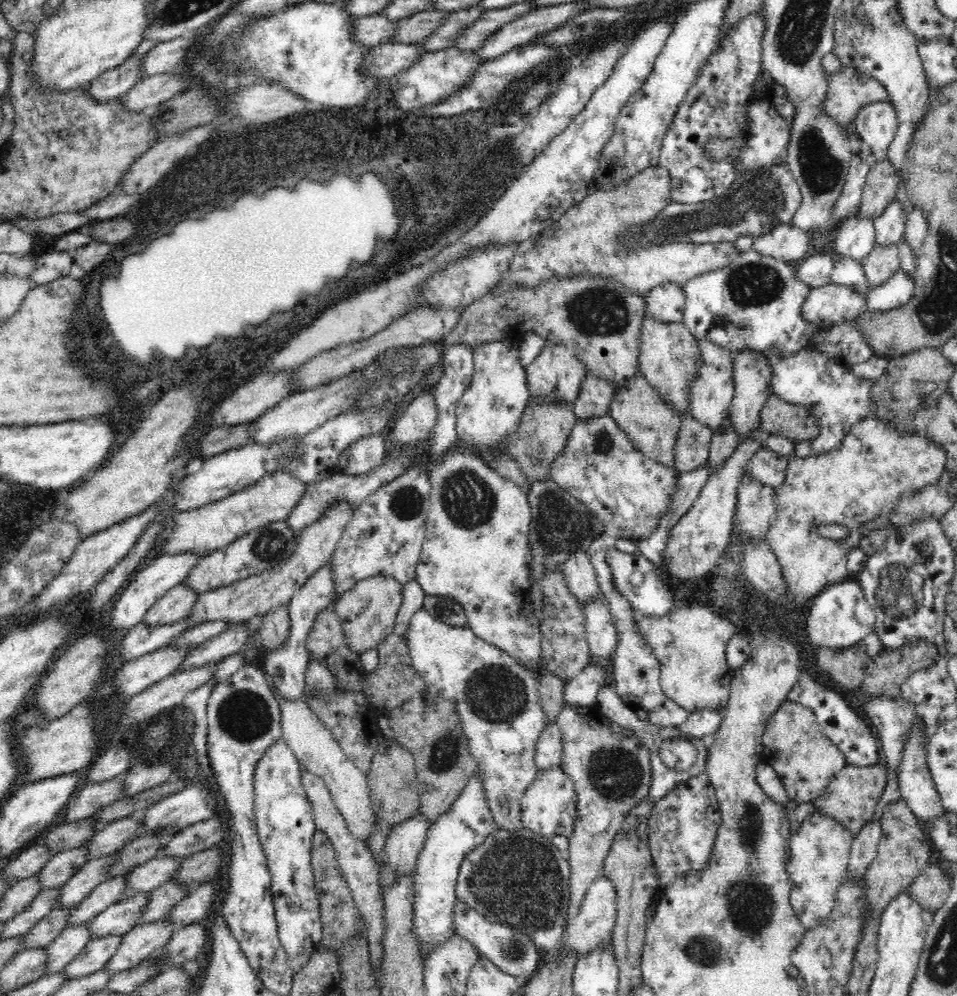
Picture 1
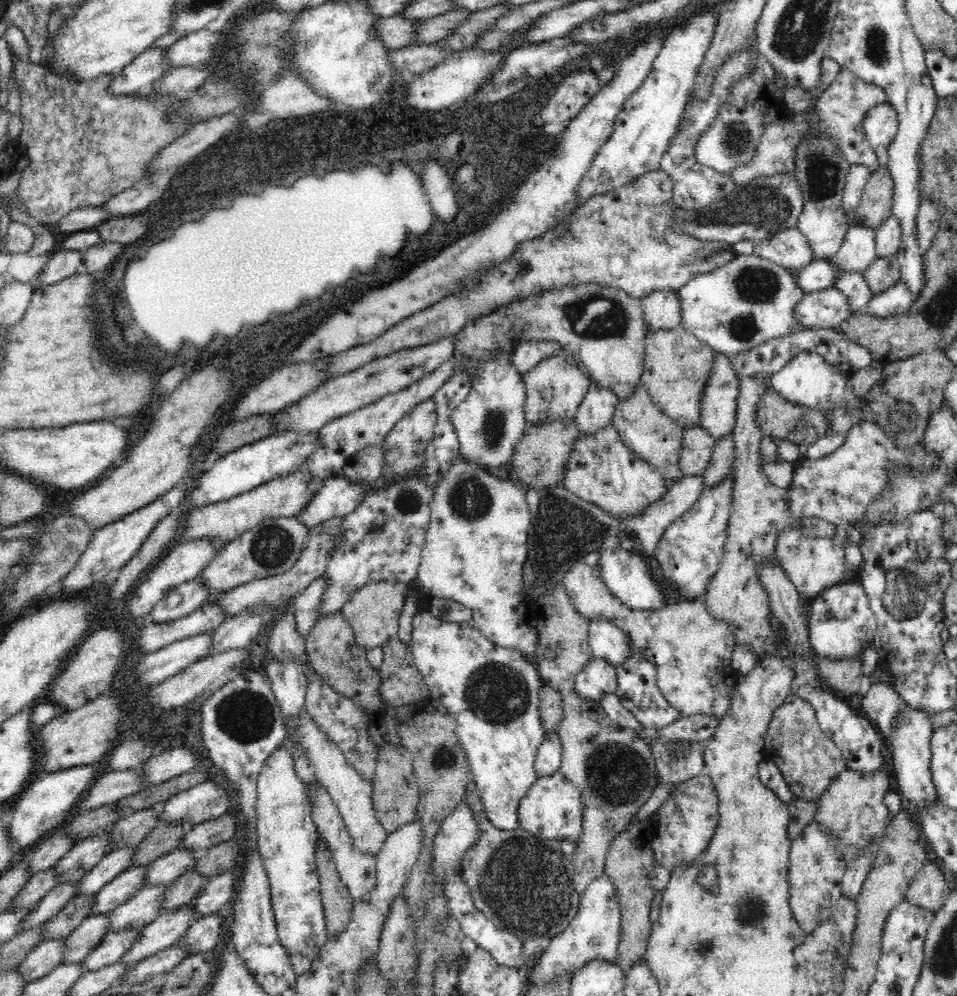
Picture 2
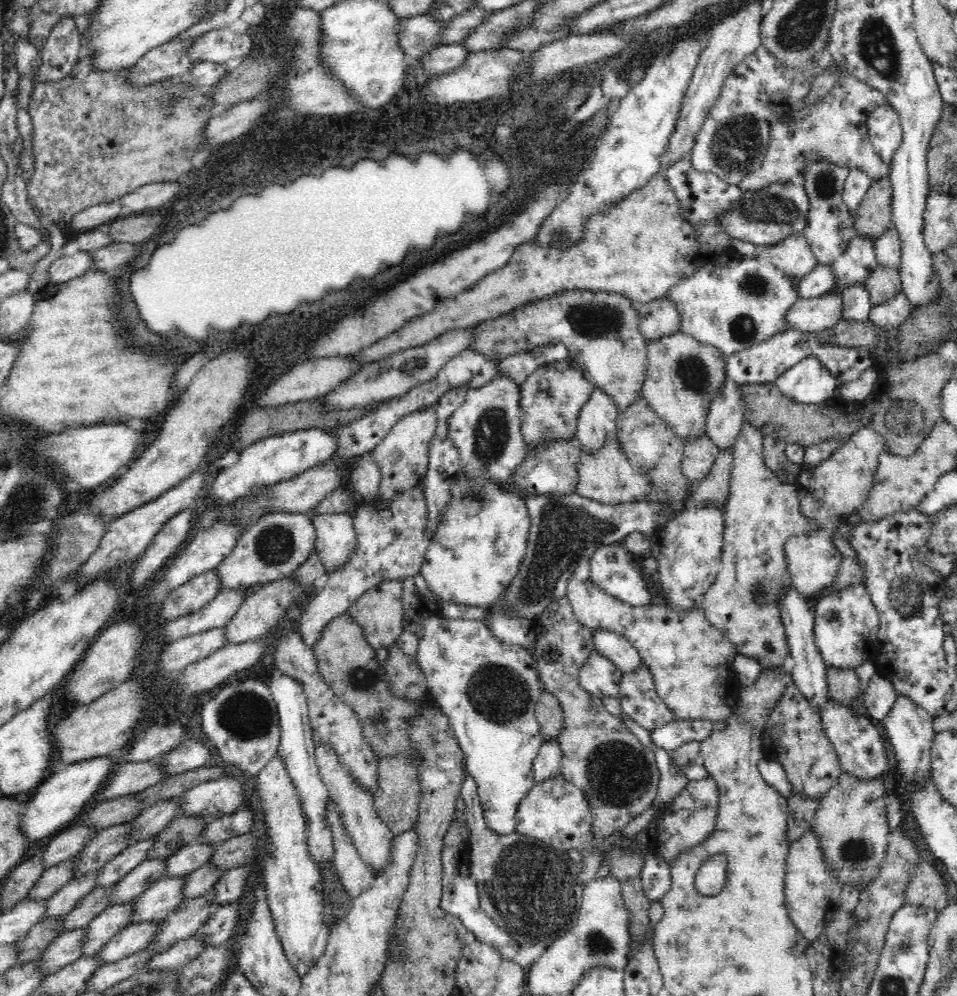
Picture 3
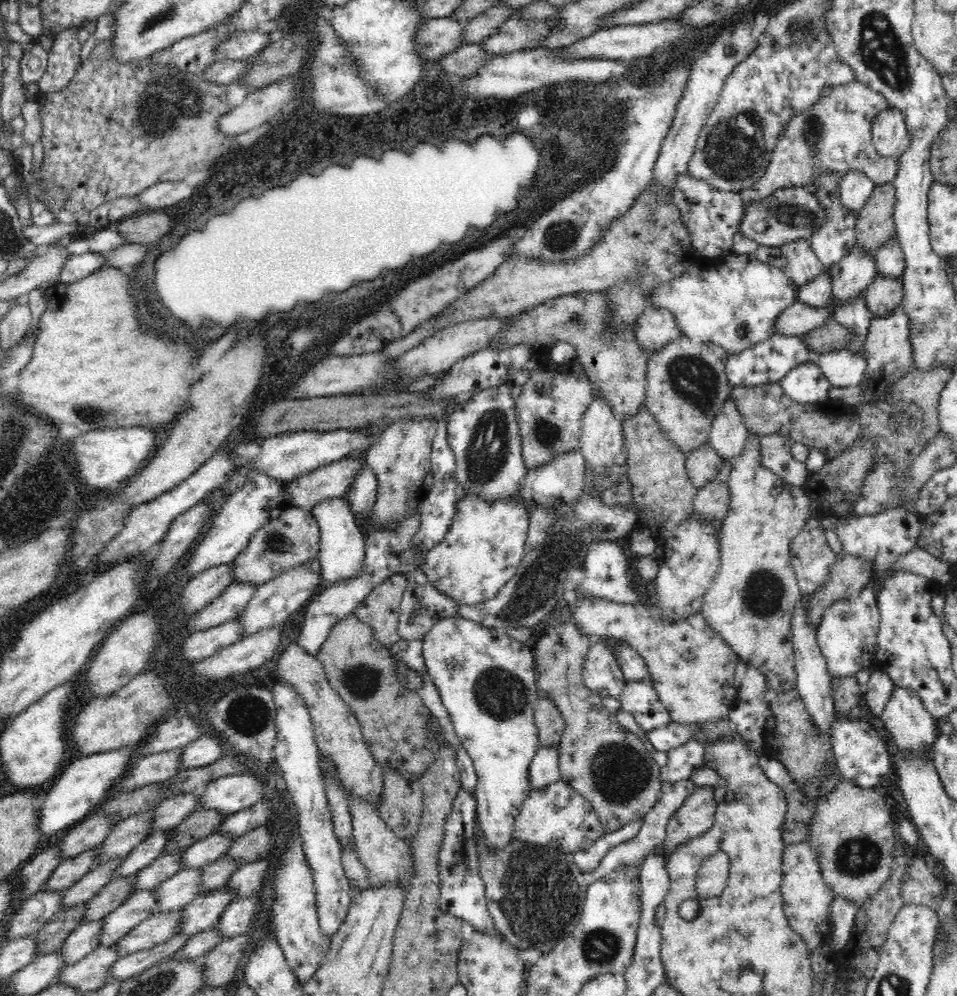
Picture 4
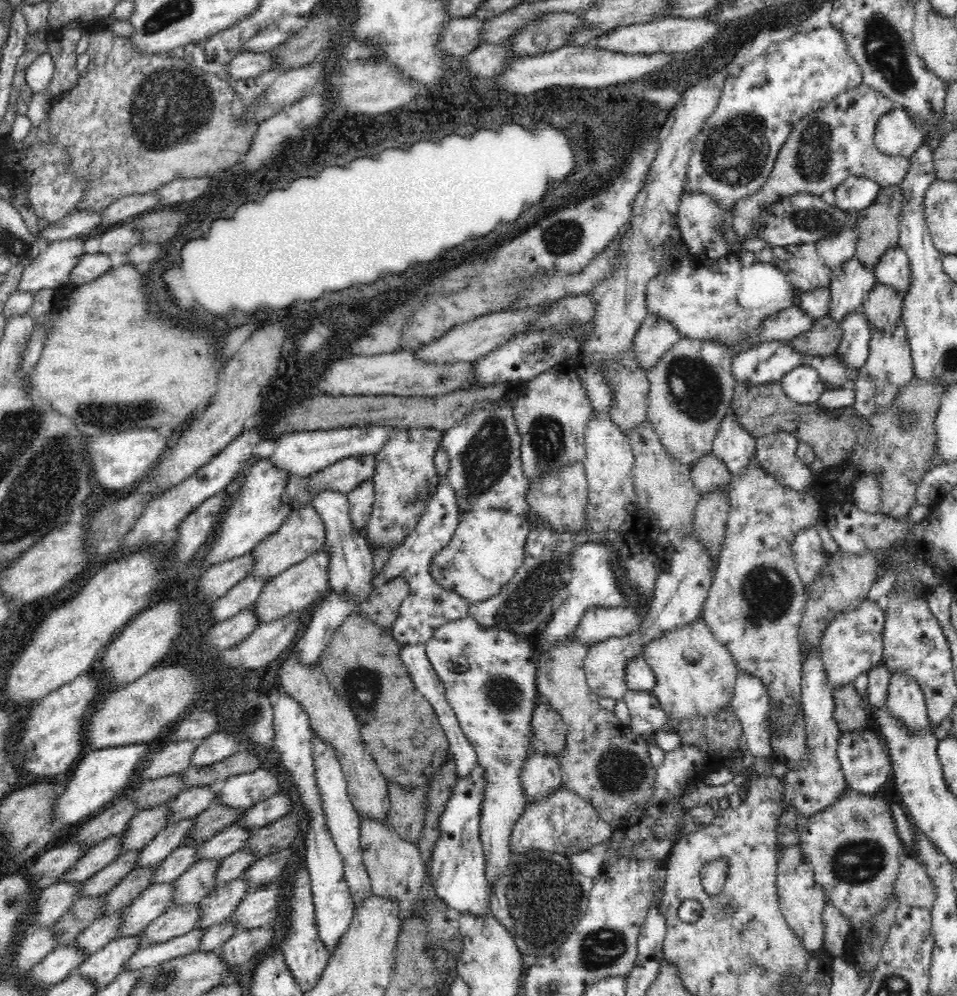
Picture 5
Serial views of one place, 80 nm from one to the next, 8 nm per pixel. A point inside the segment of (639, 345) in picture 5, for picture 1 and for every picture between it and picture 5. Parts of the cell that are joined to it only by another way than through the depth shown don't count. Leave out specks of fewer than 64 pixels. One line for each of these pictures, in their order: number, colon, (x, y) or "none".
1: (666, 302)
2: (662, 310)
3: (658, 318)
4: (656, 326)

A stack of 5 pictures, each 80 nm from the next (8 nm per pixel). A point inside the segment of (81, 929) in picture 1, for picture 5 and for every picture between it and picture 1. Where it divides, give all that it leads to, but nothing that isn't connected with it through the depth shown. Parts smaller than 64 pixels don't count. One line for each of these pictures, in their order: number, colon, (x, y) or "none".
2: (81, 941)
3: (106, 924)
4: (140, 906)
5: (154, 901)

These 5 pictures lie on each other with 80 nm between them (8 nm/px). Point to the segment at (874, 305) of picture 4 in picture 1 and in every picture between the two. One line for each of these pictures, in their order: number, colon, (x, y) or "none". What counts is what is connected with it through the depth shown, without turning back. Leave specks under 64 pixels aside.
1: (883, 261)
2: (883, 272)
3: (884, 283)

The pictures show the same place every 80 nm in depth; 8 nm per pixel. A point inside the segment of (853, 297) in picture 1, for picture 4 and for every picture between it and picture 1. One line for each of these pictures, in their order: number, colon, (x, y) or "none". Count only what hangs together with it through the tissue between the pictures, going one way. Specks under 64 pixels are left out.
2: (828, 308)
3: (815, 314)
4: (800, 318)

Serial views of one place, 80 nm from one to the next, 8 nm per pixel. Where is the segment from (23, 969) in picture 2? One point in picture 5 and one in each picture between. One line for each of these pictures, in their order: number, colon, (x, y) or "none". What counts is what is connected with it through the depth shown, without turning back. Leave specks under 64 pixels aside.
3: (66, 948)
4: (83, 940)
5: (104, 929)

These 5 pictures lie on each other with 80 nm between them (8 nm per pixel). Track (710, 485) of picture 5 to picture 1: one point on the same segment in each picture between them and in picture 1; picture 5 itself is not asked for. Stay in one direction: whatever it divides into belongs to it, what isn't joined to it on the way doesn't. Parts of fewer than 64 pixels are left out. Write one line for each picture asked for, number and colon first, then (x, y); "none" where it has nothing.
1: (694, 440)
2: (697, 444)
3: (700, 454)
4: (702, 466)

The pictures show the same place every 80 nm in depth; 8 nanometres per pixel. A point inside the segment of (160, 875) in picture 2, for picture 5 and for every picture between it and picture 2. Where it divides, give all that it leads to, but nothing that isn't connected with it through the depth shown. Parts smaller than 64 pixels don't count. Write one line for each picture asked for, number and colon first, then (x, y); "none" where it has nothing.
3: (195, 855)
4: (198, 855)
5: (219, 845)

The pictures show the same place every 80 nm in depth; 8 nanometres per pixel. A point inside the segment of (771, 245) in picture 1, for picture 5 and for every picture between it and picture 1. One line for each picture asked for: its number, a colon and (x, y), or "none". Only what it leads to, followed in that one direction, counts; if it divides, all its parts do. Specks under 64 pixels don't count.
2: (789, 247)
3: (793, 254)
4: (797, 259)
5: (805, 268)

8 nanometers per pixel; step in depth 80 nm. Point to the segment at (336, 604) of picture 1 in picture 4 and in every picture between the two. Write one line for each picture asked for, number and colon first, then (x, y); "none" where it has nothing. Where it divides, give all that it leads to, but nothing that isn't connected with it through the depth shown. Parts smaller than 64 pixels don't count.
2: (373, 611)
3: (378, 611)
4: (380, 609)

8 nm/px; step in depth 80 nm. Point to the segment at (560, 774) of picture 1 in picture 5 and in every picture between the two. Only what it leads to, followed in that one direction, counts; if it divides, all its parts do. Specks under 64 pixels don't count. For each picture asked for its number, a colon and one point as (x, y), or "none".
2: (552, 809)
3: (556, 812)
4: (557, 817)
5: (563, 822)

